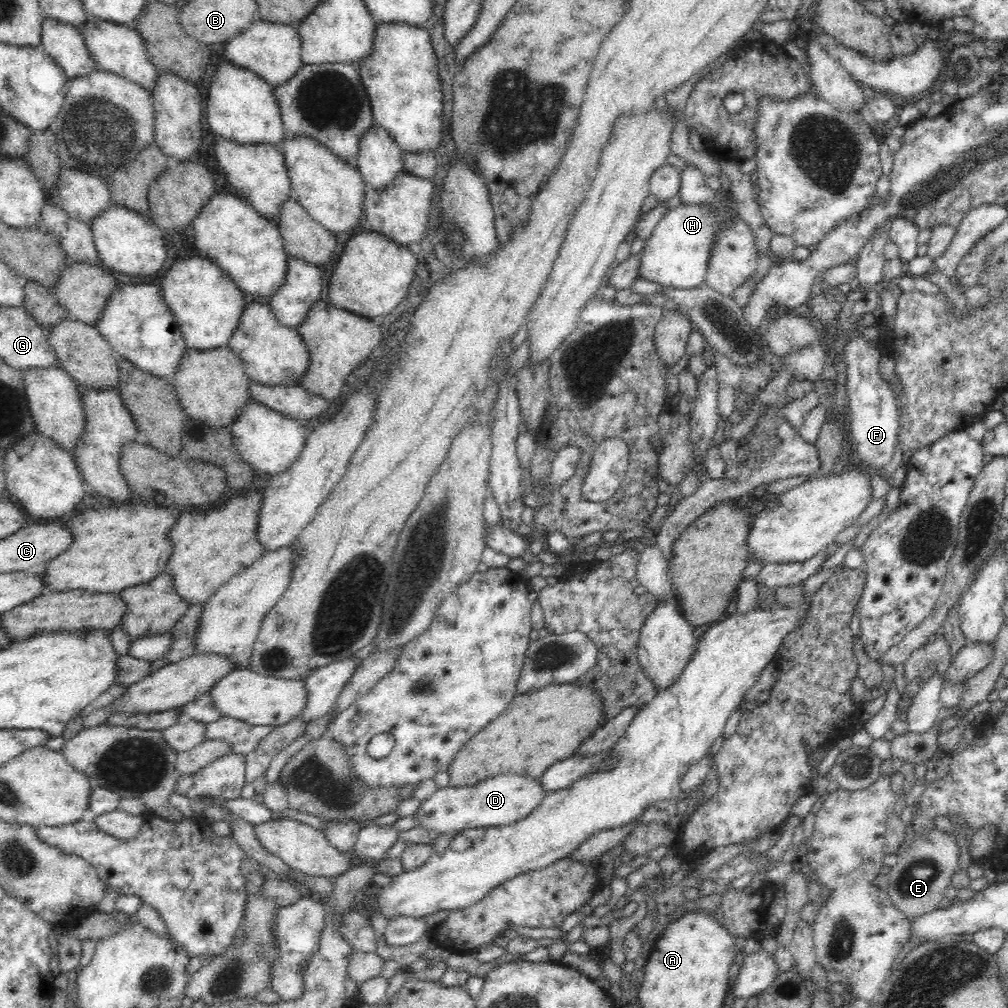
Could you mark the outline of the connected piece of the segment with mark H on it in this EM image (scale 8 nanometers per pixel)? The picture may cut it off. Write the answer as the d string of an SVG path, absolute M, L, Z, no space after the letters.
M680 204L668 210L656 224L652 235L640 250L640 263L636 279L660 285L691 289L704 283L706 264L712 250L712 243L721 228L722 213L712 206Z

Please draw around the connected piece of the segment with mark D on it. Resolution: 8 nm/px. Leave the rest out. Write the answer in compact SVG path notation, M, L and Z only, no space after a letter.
M514 773L499 774L470 786L448 785L439 788L420 802L412 816L420 827L436 831L439 835L452 831L458 833L466 829L502 826L526 818L526 814L530 814L546 794L538 779Z

